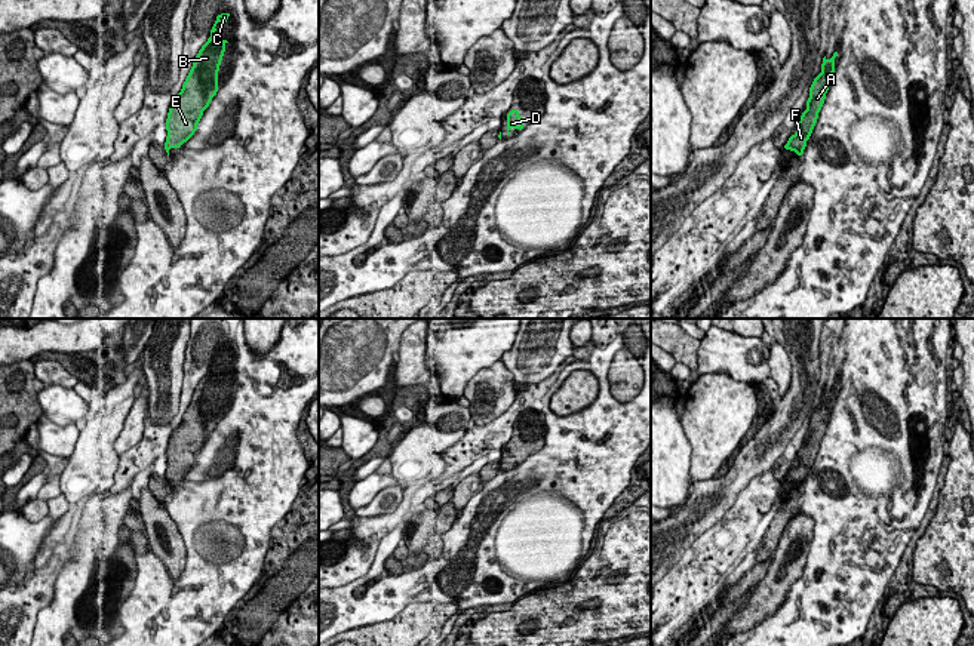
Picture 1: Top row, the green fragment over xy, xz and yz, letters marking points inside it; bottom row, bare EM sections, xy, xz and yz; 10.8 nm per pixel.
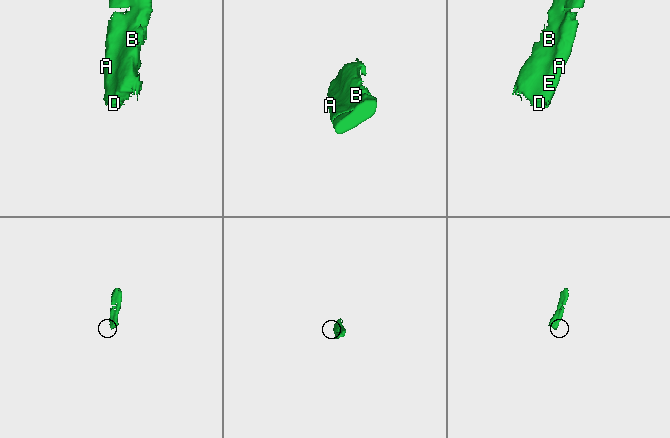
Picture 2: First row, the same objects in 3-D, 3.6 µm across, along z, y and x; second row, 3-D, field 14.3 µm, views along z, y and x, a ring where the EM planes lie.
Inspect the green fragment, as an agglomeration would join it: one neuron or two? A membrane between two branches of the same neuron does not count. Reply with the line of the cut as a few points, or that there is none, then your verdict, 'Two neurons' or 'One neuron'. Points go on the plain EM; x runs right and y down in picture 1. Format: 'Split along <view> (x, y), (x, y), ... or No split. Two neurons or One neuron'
No split. One neuron

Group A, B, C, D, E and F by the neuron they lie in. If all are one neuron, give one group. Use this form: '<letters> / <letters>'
A B C D E F

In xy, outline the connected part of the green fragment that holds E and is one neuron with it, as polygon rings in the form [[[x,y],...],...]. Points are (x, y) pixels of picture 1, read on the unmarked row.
[[[219,345],[211,360],[208,373],[199,382],[193,399],[182,415],[181,424],[172,431],[166,450],[165,482],[181,480],[196,464],[203,443],[218,424],[218,403],[225,384],[227,372],[212,372],[219,354],[227,356],[231,345]]]

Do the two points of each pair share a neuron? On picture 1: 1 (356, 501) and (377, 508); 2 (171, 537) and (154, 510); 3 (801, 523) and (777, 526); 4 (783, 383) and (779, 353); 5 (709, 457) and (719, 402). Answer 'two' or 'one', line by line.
1: two
2: one
3: two
4: one
5: one

